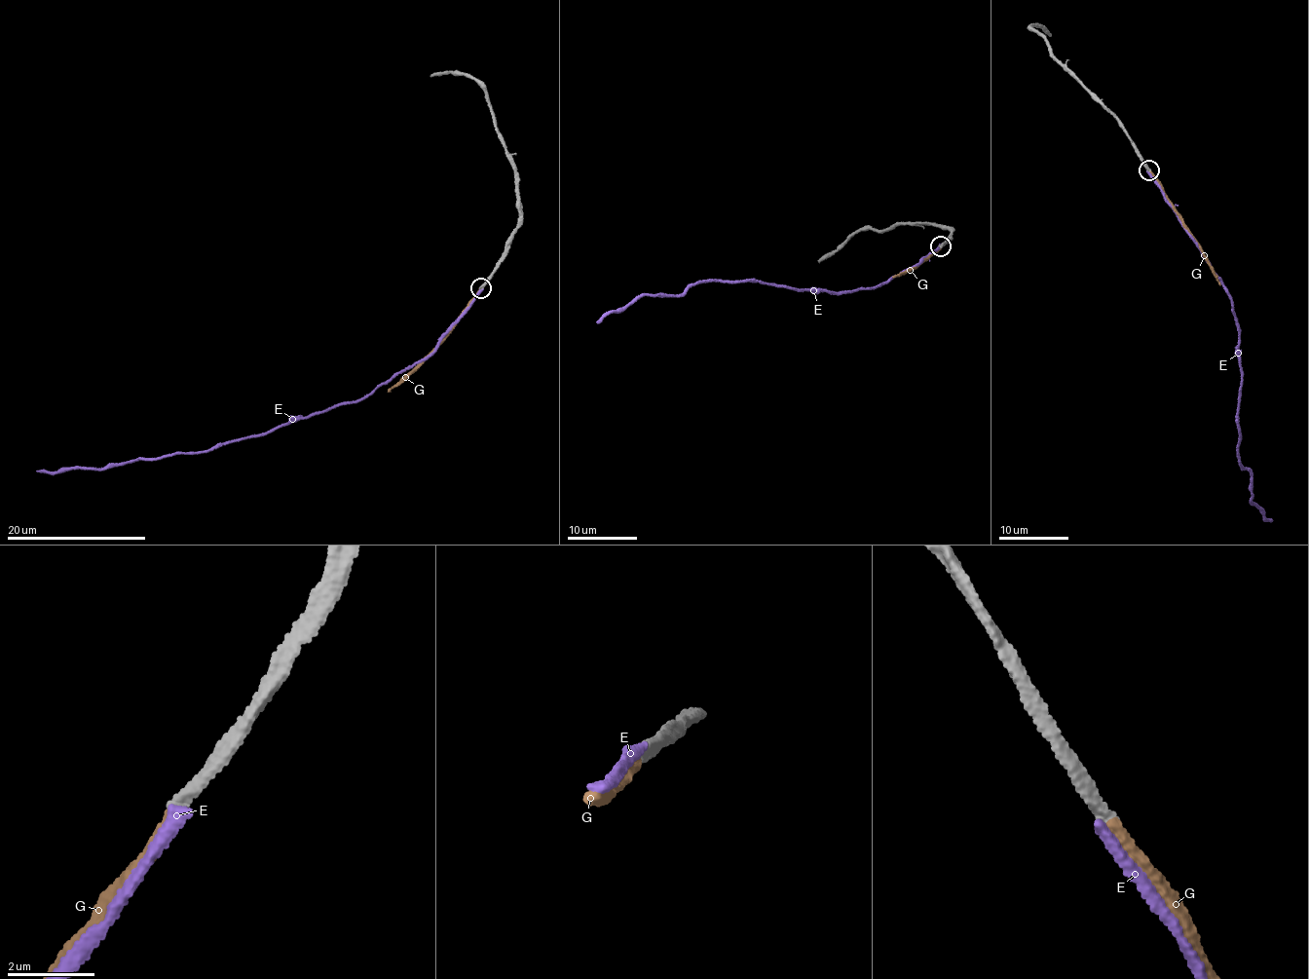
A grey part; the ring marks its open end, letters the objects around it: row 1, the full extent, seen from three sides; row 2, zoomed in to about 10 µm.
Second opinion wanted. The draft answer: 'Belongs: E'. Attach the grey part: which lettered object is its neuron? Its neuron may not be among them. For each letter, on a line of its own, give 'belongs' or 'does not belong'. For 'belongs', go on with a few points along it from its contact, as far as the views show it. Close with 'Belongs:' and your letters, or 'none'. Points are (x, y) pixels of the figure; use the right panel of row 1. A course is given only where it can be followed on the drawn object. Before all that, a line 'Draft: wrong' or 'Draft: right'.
Draft: wrong
E: does not belong
G: belongs; it runs (1149, 169), (1180, 214), (1219, 285)
Belongs: G

